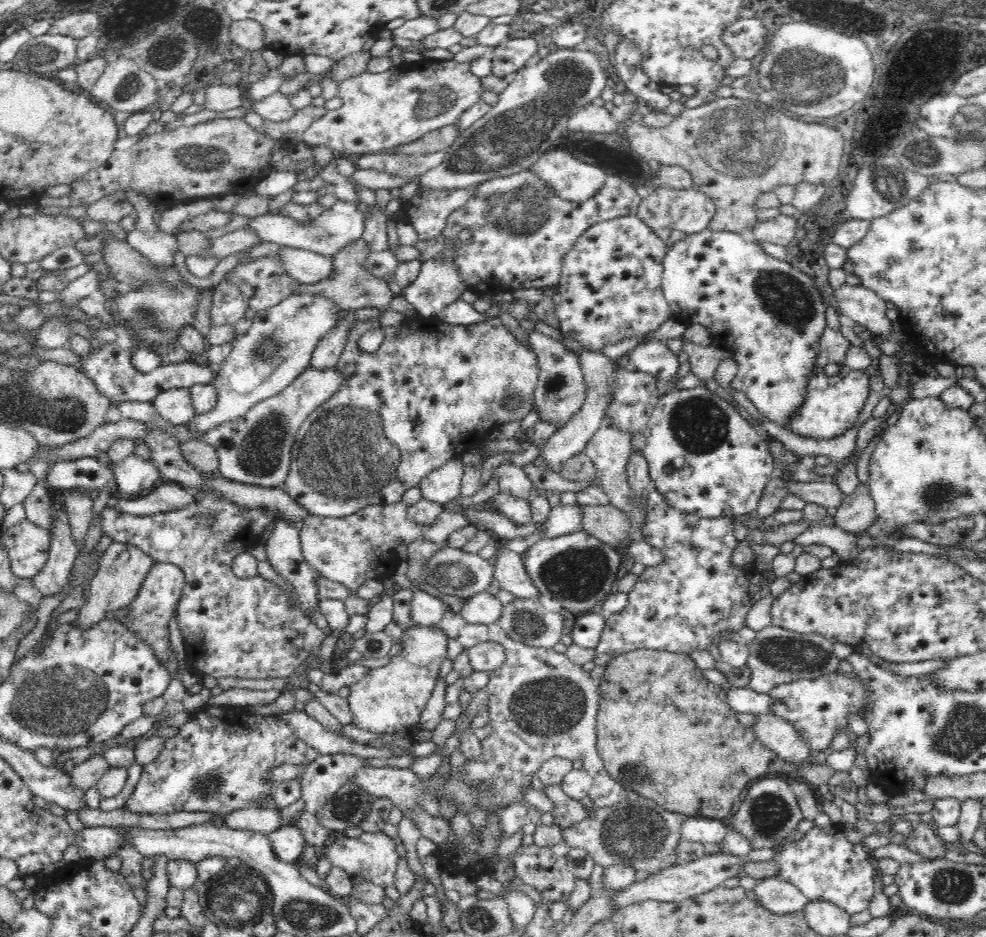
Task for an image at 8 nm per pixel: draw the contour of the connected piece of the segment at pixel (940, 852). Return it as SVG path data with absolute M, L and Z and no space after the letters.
M914 821L911 826L911 832L907 834L904 847L910 849L914 854L920 854L924 858L931 860L945 860L949 848L936 833L936 823Z

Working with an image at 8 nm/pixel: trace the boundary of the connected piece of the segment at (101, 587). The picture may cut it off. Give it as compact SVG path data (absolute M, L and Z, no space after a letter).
M120 542L111 543L101 556L99 569L90 582L87 602L79 609L79 616L72 625L78 625L80 629L95 625L100 622L100 619L109 616L110 612L124 608L132 600L136 600L140 586L142 586L142 580L146 580L148 572L152 570L152 566L156 562L156 559L149 557L148 554L134 545Z

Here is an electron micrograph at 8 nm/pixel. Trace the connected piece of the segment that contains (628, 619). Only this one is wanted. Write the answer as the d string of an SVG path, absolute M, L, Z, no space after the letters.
M654 487L648 492L646 507L647 515L642 528L643 539L650 546L658 547L664 555L664 560L659 565L646 567L629 592L629 601L625 608L605 619L599 645L593 648L593 661L598 666L605 667L610 660L636 649L667 650L674 653L684 652L687 655L696 650L708 650L712 642L718 642L720 645L730 640L730 632L742 630L746 626L746 616L754 606L751 596L748 595L750 581L744 569L732 564L732 554L739 541L734 535L733 519L700 519L695 515L672 509L664 495Z

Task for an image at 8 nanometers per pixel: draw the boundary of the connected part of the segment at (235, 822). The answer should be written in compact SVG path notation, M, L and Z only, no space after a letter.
M262 806L232 810L232 814L224 817L224 824L234 830L253 830L266 835L284 827L279 809Z

